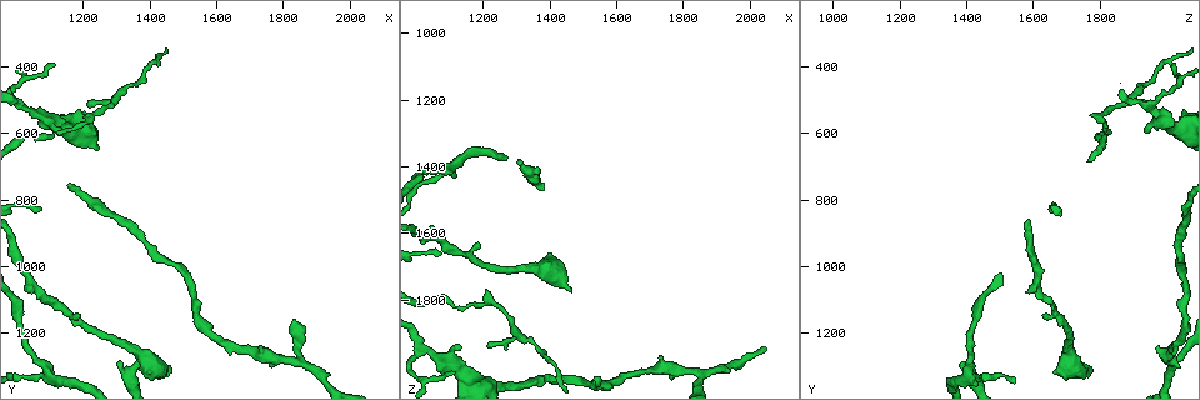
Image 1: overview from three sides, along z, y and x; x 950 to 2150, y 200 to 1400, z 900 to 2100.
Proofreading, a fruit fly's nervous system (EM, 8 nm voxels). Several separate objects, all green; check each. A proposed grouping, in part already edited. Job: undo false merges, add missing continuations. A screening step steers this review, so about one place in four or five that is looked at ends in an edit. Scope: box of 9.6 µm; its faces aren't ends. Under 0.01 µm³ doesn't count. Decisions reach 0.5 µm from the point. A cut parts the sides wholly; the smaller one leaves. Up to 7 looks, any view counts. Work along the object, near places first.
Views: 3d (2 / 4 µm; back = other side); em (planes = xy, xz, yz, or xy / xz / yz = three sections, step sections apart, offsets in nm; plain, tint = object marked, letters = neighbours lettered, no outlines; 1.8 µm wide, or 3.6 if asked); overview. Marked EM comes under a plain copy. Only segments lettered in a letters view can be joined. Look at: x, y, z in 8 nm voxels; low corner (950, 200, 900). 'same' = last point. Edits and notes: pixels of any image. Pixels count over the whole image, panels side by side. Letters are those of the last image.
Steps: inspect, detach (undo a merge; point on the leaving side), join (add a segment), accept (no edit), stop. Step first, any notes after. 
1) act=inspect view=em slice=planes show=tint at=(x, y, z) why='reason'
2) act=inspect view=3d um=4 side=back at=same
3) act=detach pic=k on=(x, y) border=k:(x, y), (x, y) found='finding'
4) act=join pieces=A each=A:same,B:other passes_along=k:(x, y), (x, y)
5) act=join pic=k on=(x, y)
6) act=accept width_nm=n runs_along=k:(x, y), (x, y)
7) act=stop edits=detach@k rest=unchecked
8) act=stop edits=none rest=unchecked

act=inspect view=3d um=4 at=(1470, 1310, 1770) why='an open end'

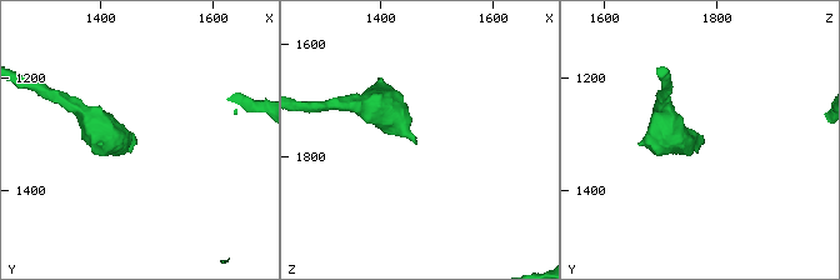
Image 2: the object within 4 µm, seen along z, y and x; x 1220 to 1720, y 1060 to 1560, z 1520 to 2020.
act=inspect view=em um=3.6 slice=planes show=letters at=(1460, 1310, 1780)

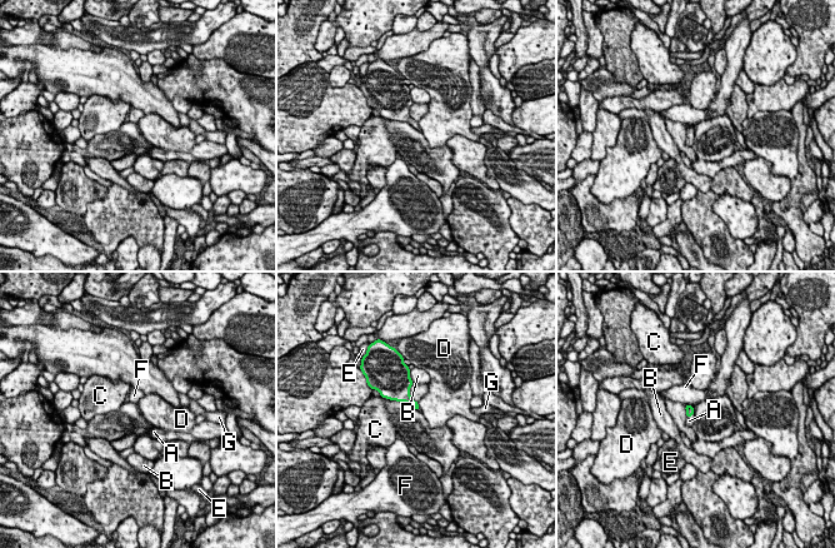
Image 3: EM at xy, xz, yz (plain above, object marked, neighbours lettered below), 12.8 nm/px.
act=join pieces=A each=A:same,B:other,C:other,D:other,E:other,F:other,G:other passes_along=3:(689, 409), (689, 416), (689, 421) found='it goes on there'

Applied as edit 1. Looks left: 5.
act=inspect view=overview why='redraw'

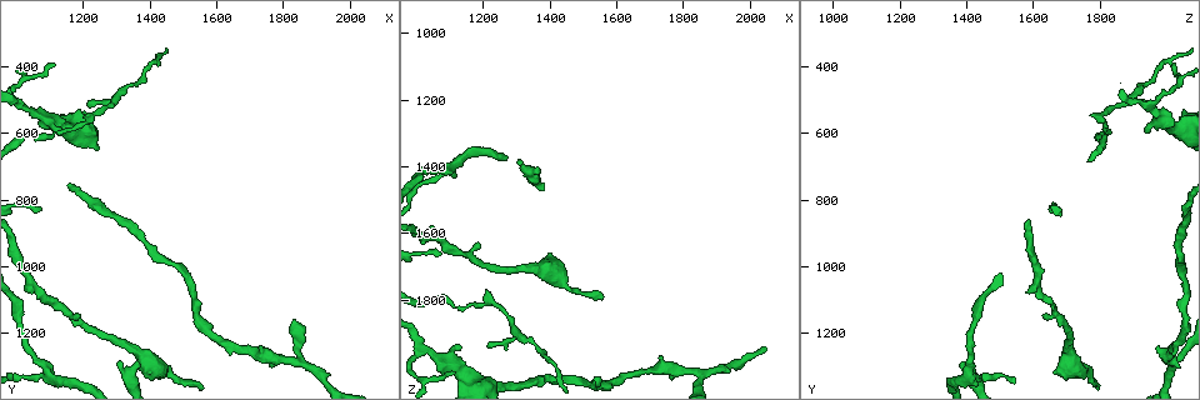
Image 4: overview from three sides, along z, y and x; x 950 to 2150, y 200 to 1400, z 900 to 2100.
act=inspect view=em slice=planes show=letters at=(1130, 590, 1950)

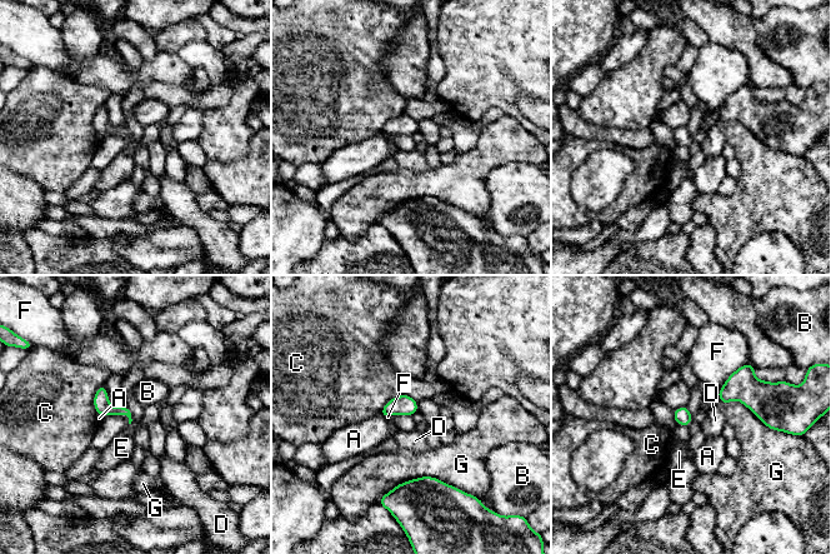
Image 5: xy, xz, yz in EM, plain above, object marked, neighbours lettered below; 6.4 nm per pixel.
act=join pieces=D each=A:other,B:other,C:other,D:same,E:other,F:other,G:other passes_along=5:(760, 397), (721, 400), (715, 420) found='it goes on there'

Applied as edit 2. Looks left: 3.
act=inspect view=overview

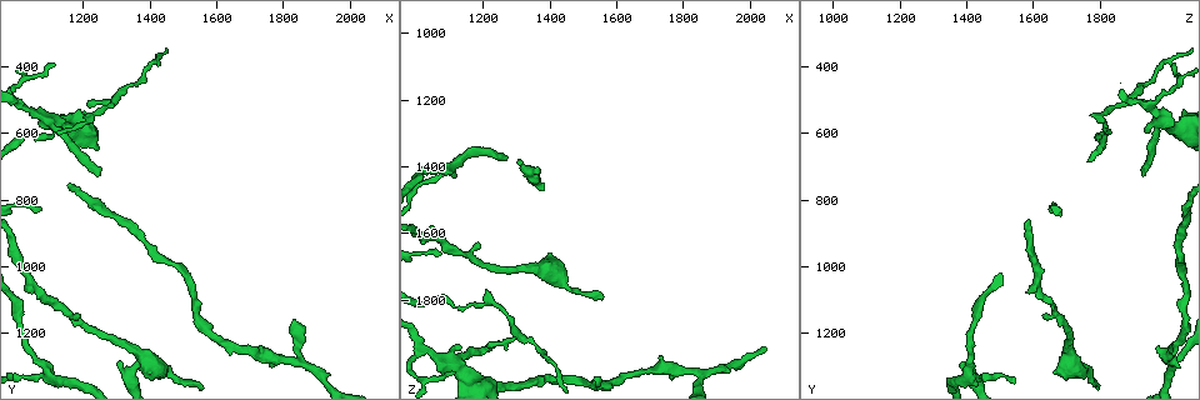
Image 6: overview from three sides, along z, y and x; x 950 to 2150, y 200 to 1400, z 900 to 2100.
act=inspect view=3d um=4 at=(1300, 1290, 1390) why='thin end'

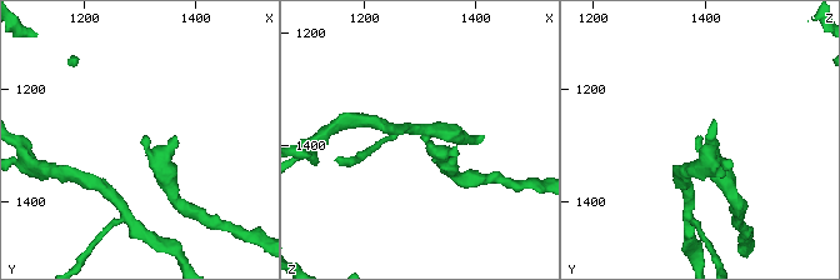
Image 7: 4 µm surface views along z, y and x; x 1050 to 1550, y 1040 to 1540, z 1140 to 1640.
act=inspect view=em slice=planes show=letters at=(1310, 1285, 1385) why='need the tissue'

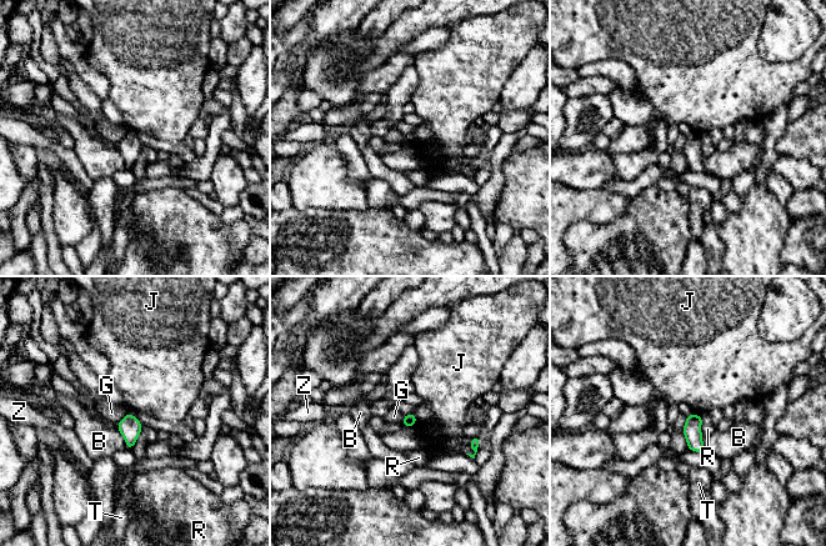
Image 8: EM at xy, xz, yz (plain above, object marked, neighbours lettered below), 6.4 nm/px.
act=accept width_nm=80 each=B:other,G:other,J:other,R:other,T:other,Z:other found='no lettered segment goes on from it'

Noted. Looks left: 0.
act=stop edits=join@3,join@5 rest=unchecked

